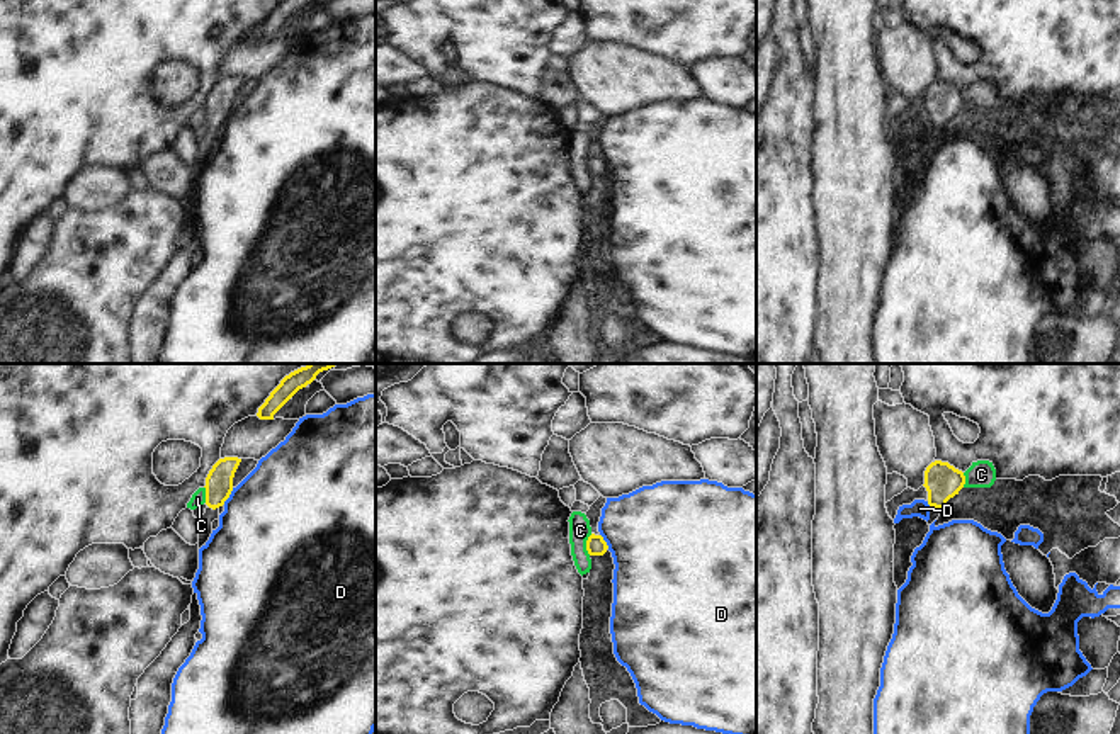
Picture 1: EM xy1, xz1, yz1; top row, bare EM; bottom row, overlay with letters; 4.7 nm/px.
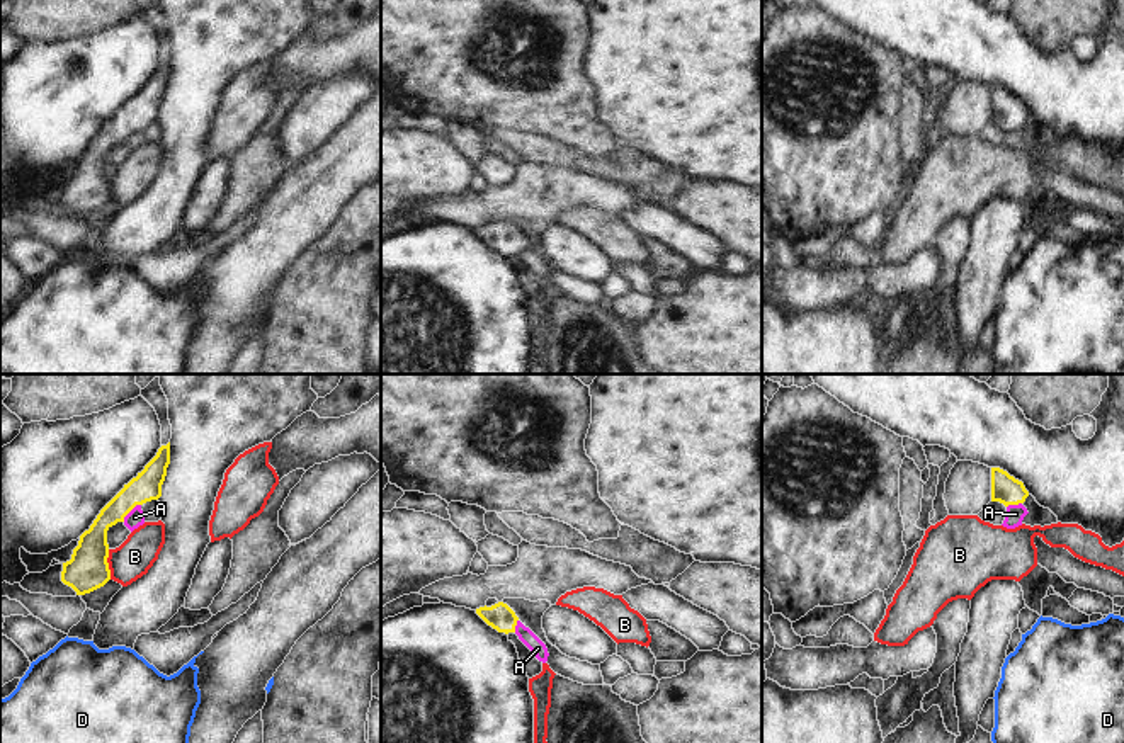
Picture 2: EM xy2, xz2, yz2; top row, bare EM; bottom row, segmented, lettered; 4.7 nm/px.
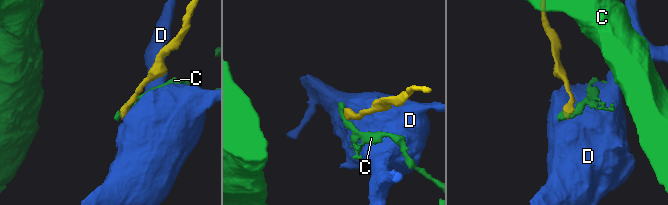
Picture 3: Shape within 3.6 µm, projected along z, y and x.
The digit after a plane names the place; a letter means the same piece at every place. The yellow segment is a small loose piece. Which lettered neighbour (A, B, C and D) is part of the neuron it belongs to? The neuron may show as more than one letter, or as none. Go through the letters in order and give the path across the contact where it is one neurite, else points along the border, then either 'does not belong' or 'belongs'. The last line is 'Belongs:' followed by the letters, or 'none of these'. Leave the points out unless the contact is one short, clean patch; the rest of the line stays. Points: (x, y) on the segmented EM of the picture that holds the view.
A: along xy2 (140, 504), (123, 521) | does not belong
B: along xy2 (107, 550), (111, 578) | does not belong
C: along xz1 (592, 534), (587, 541), (588, 554) | does not belong
D: along xy1 (233, 488), (223, 503) | does not belong
Belongs: none of these

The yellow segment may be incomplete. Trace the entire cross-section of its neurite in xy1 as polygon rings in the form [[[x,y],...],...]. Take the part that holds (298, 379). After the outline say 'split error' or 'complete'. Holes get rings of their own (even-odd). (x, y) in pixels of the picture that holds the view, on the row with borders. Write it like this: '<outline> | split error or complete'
[[[308,364],[289,375],[270,392],[265,403],[258,408],[260,420],[274,420],[274,415],[303,387],[311,384],[323,370],[335,367],[335,364]]] | complete

